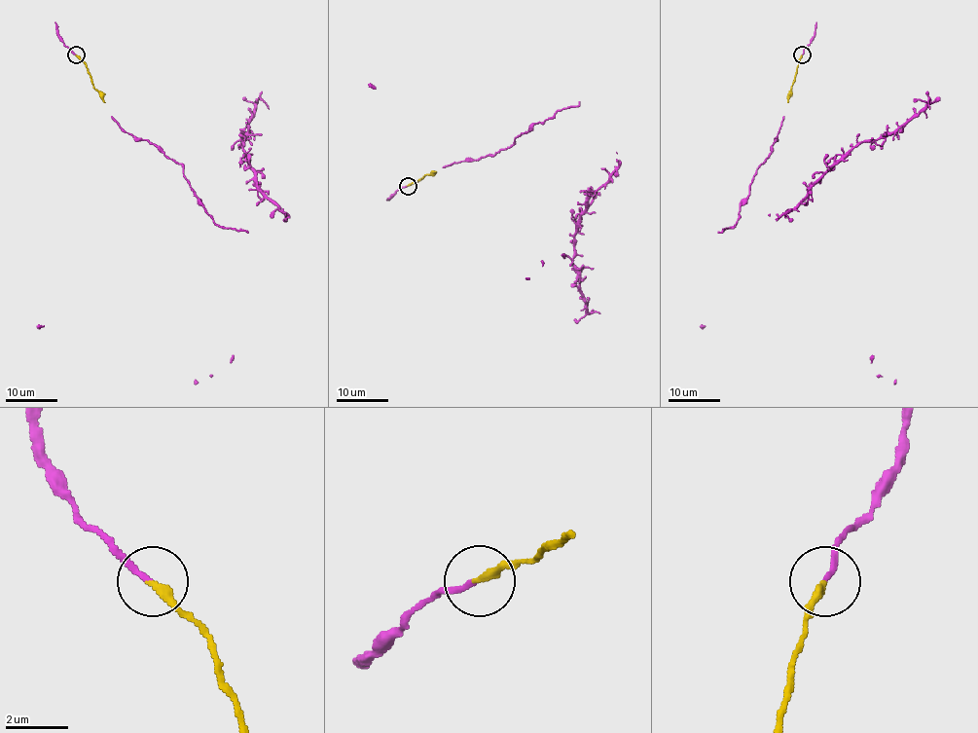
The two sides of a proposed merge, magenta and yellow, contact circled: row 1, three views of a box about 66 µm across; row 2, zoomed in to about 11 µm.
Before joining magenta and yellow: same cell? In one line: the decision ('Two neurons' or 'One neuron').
One neuron

